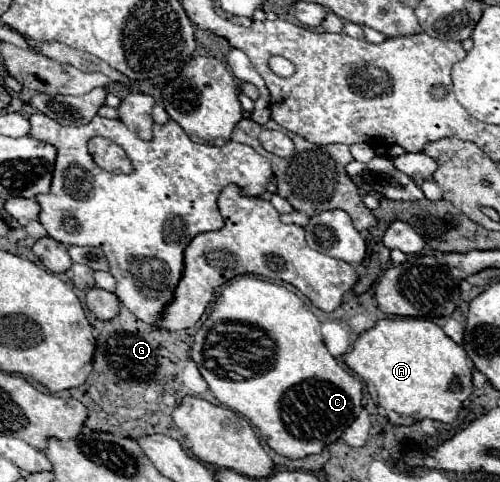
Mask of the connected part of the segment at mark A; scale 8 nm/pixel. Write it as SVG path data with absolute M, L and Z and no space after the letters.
M386 317L377 321L373 329L361 333L355 341L351 353L343 357L345 365L357 373L371 395L371 399L385 409L385 415L391 425L413 425L423 419L433 419L441 423L453 423L463 407L463 403L473 393L471 359L463 347L451 341L441 327L437 327L431 319L417 317Z

